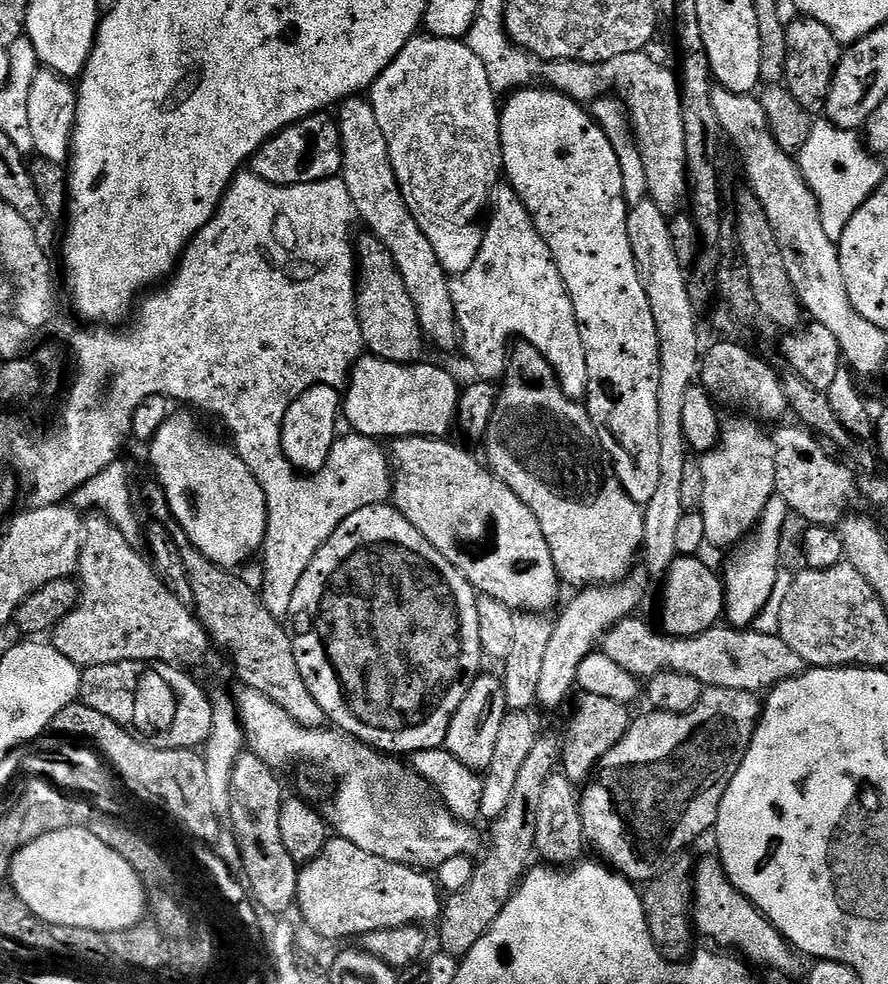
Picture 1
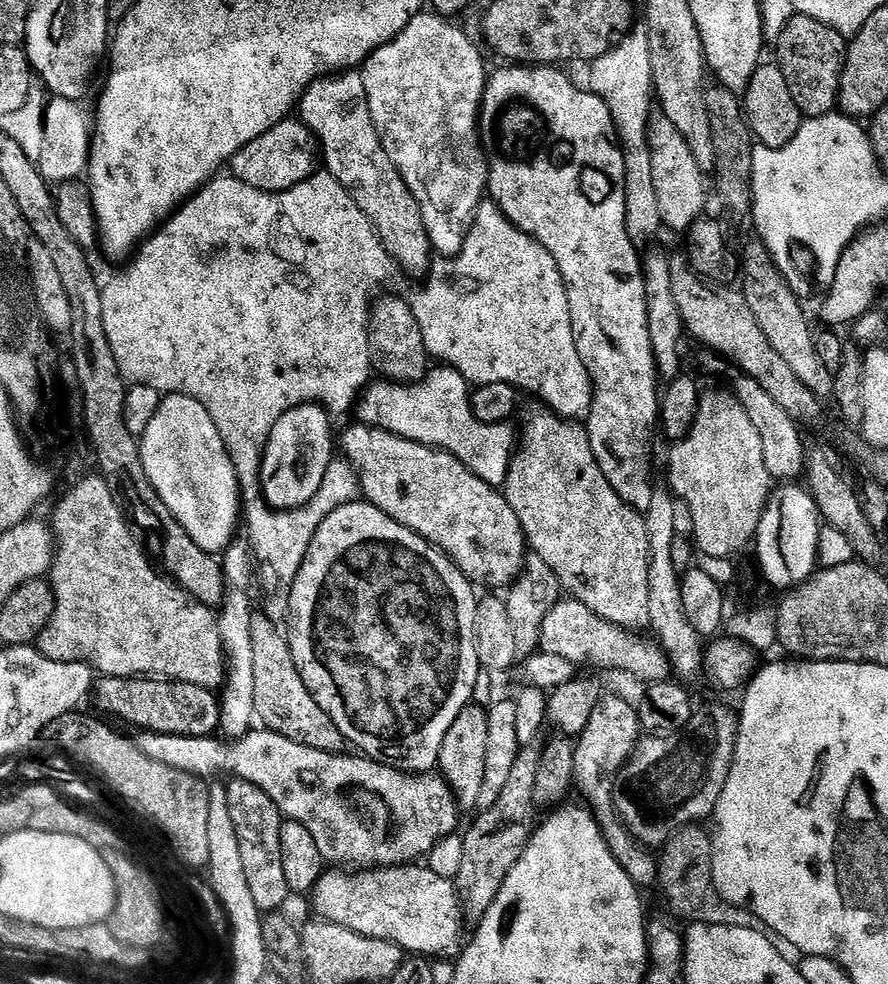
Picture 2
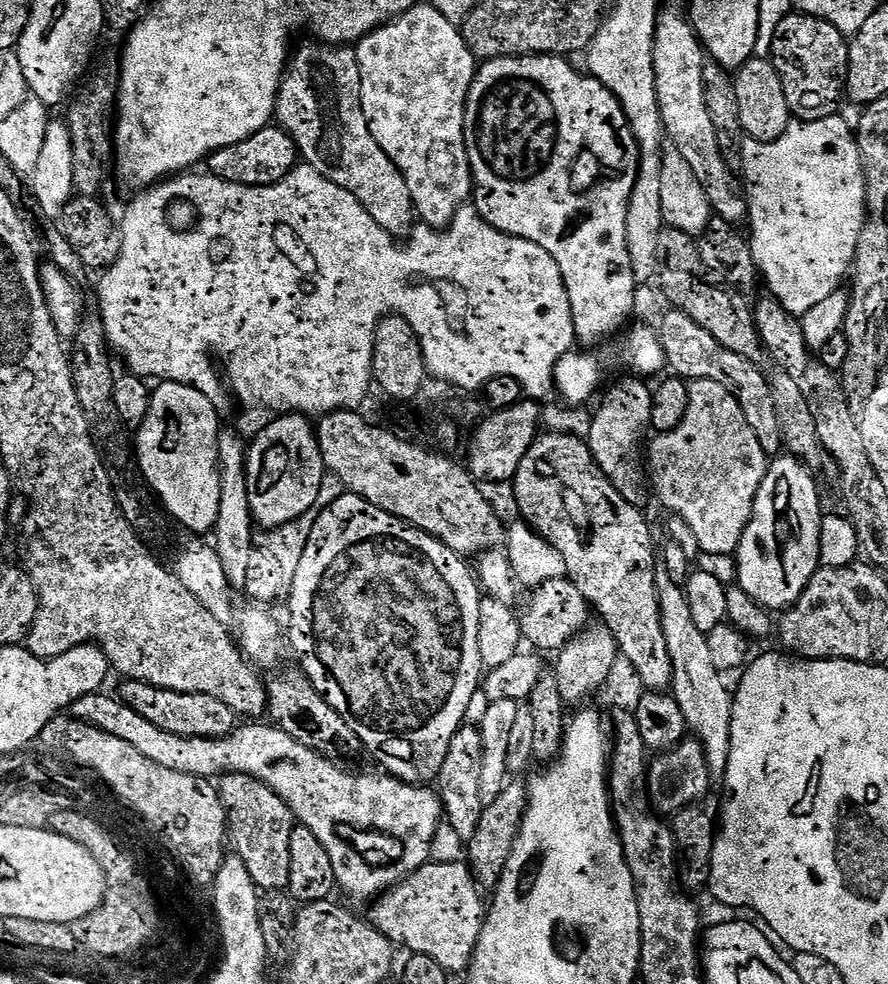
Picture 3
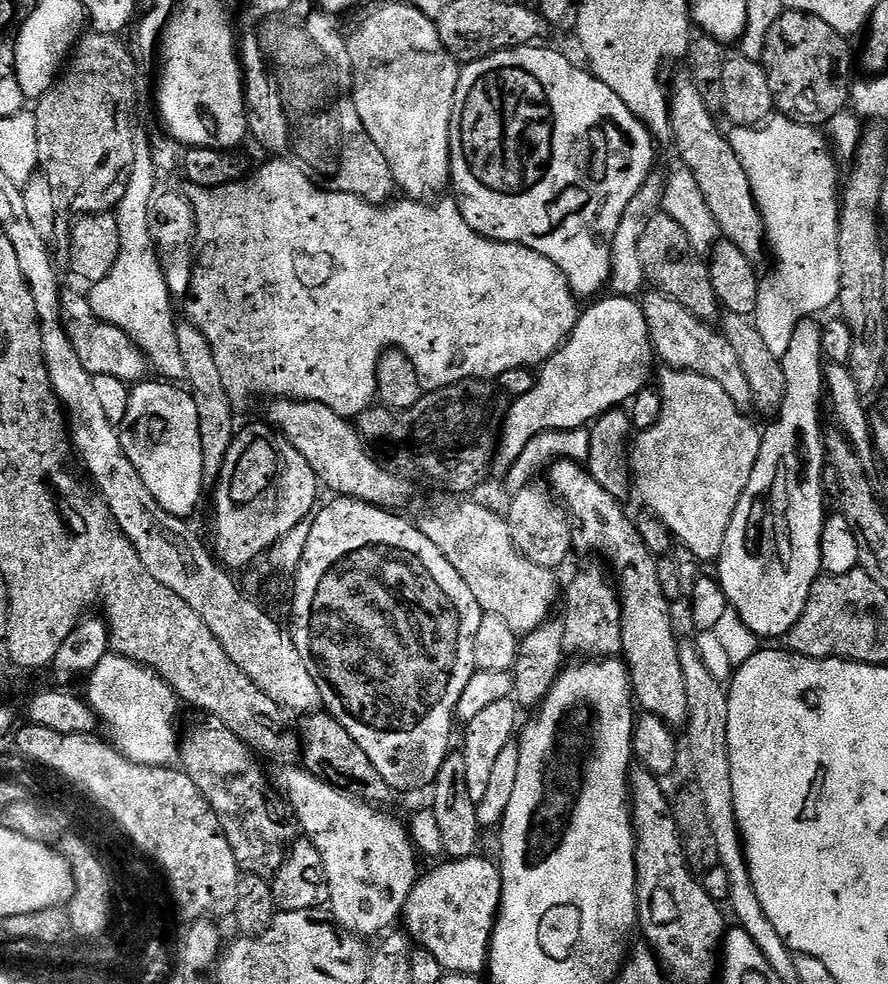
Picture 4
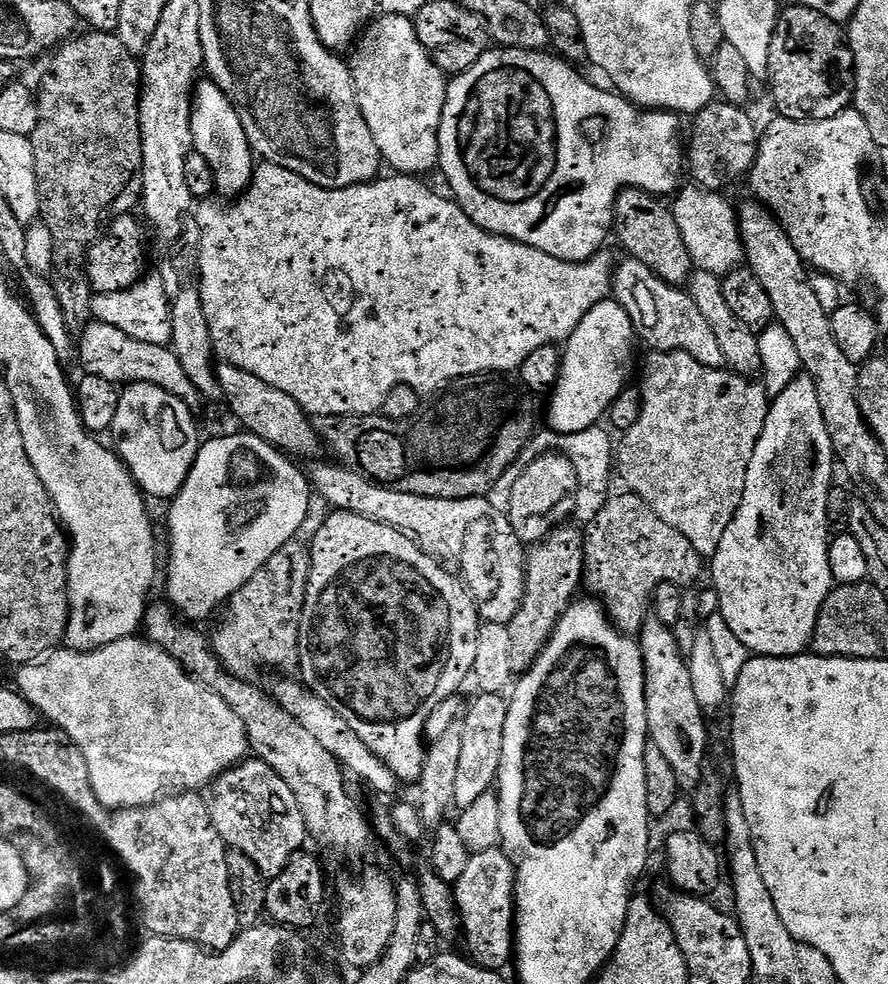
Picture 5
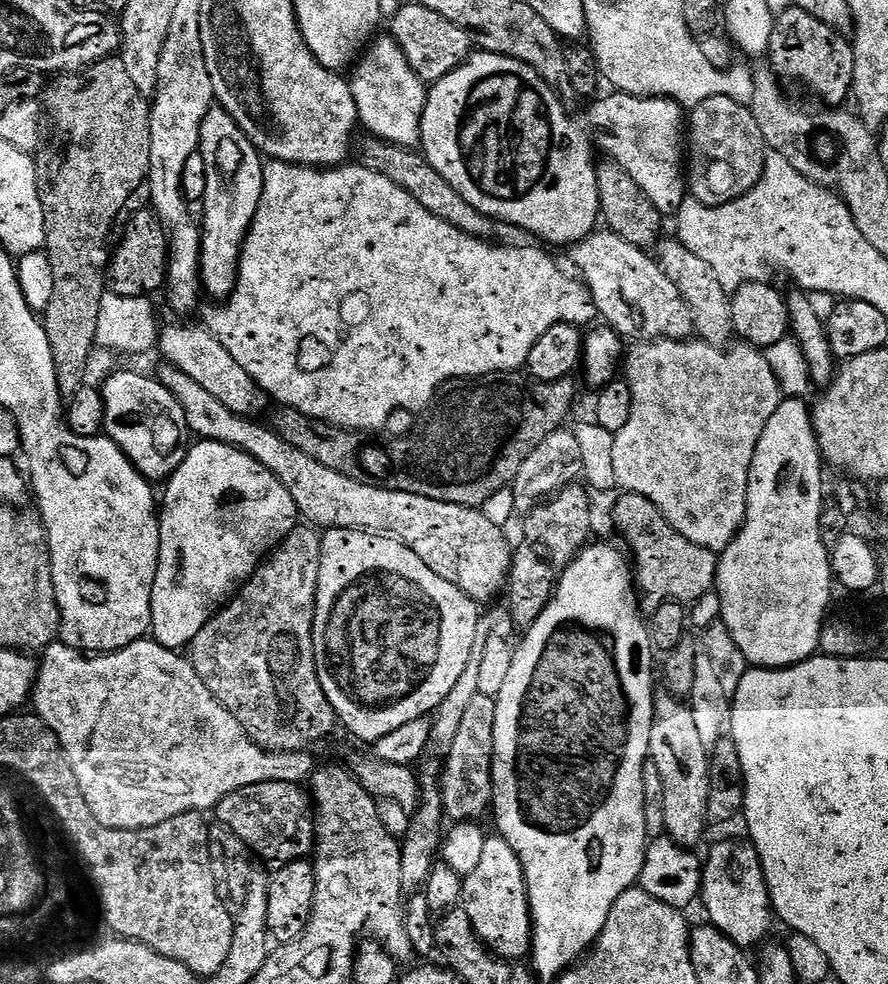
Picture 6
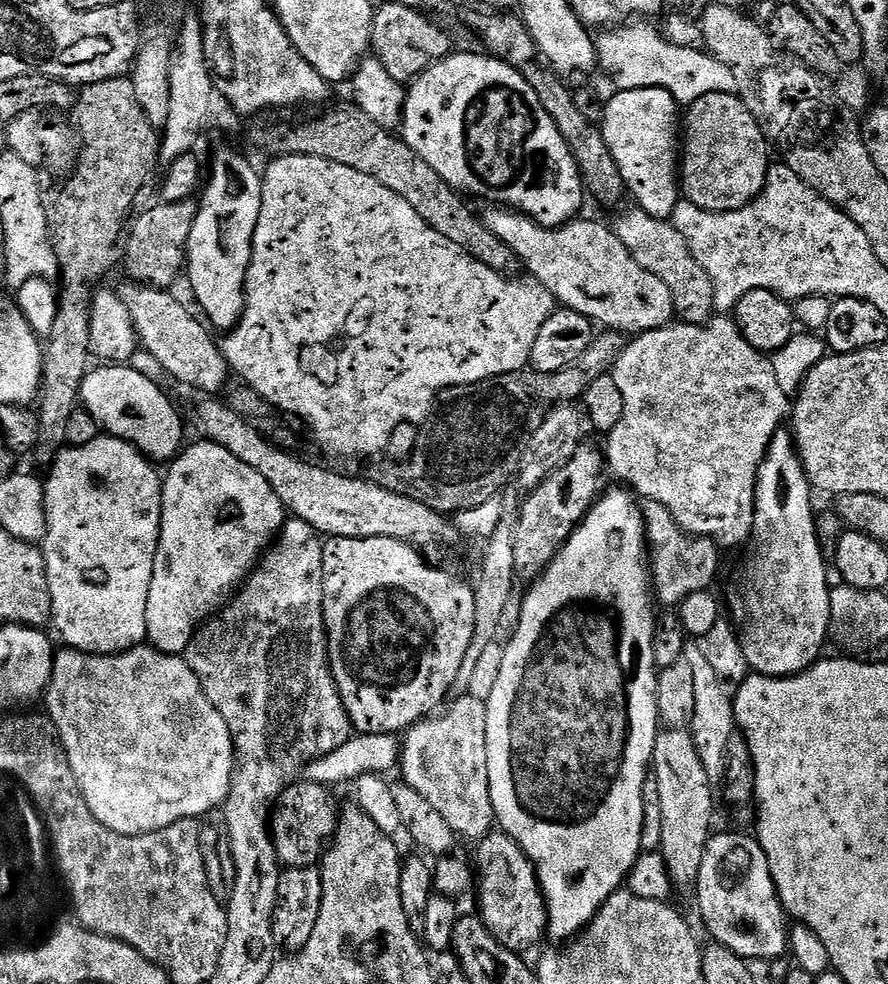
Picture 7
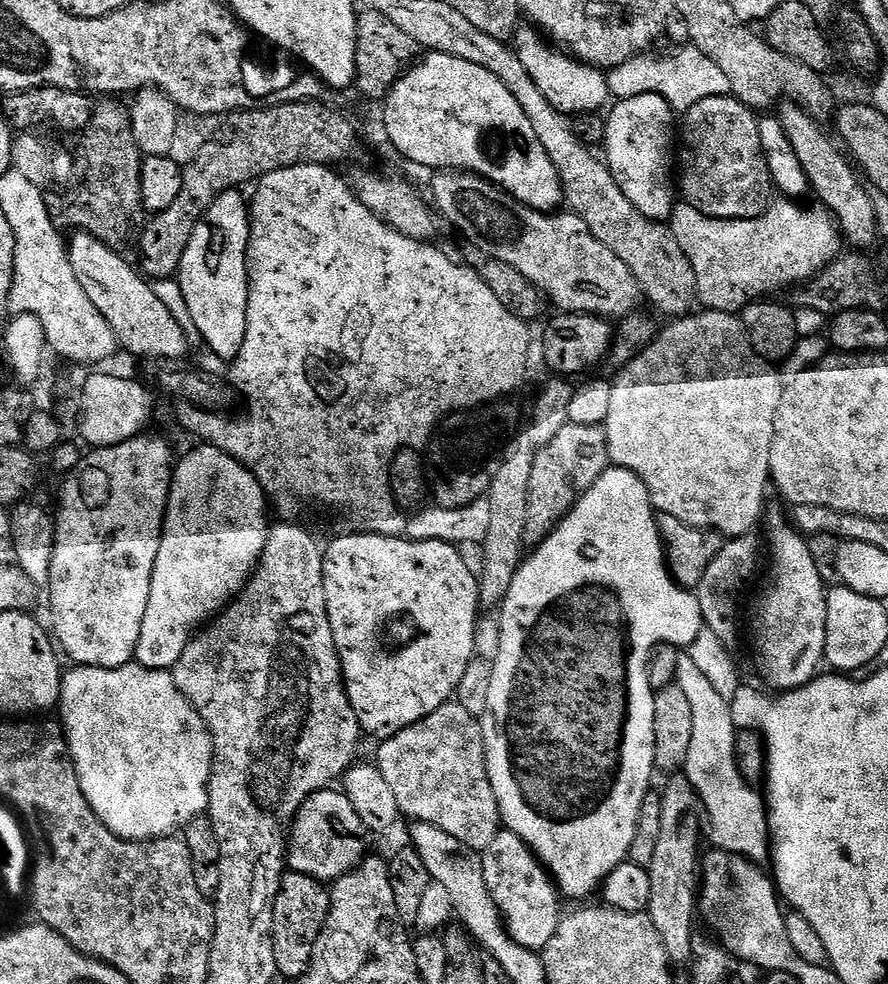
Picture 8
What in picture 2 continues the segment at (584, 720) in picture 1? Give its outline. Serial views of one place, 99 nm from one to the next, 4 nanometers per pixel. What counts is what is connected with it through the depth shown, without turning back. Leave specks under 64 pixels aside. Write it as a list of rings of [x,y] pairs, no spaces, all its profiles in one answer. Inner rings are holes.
[[[601,695],[598,706],[594,706],[594,714],[590,714],[590,722],[586,722],[586,730],[582,730],[575,741],[574,788],[577,793],[580,791],[584,795],[583,803],[590,809],[610,854],[614,854],[622,870],[626,870],[626,874],[637,886],[652,886],[656,884],[657,857],[636,843],[628,833],[628,827],[620,821],[612,801],[612,781],[623,764],[632,757],[632,752],[641,739],[642,729],[637,705],[620,696]]]

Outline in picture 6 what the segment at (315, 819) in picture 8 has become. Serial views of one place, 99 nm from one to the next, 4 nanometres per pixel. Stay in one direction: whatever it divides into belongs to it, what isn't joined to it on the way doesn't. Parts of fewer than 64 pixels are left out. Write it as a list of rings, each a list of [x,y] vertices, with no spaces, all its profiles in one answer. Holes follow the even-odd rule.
[[[271,780],[240,788],[220,800],[214,815],[244,844],[249,853],[257,852],[272,866],[305,859],[316,842],[314,804],[309,793],[299,784]]]

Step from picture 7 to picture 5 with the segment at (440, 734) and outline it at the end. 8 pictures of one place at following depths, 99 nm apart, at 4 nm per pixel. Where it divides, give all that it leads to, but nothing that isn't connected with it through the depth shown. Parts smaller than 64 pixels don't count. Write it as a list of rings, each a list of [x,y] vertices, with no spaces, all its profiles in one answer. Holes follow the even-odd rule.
[[[495,692],[477,695],[477,700],[468,708],[468,717],[462,720],[462,758],[458,762],[458,782],[456,783],[457,809],[470,806],[482,794],[493,791],[500,775],[502,758],[502,734],[506,734],[506,714],[508,700]]]

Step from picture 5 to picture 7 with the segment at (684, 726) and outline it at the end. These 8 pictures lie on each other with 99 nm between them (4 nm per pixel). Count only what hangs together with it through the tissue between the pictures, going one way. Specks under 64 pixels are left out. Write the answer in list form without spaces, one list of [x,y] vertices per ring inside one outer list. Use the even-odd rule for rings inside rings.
[[[660,730],[652,751],[651,771],[658,778],[662,798],[662,853],[673,885],[695,885],[702,866],[704,847],[714,832],[712,827],[712,788],[710,777],[696,743],[688,730]]]

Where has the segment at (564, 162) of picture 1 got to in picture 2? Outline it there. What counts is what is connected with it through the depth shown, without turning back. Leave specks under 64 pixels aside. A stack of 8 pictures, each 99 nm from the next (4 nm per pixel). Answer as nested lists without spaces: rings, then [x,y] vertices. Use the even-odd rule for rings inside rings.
[[[504,66],[501,72],[496,72],[487,77],[484,86],[484,102],[480,105],[480,114],[478,117],[478,131],[482,141],[482,147],[486,153],[486,159],[488,162],[488,187],[487,191],[490,193],[491,199],[496,201],[496,204],[500,208],[500,213],[506,217],[516,228],[520,228],[527,236],[536,237],[536,241],[547,250],[548,253],[554,258],[554,262],[558,266],[558,270],[562,274],[564,283],[568,286],[568,301],[570,302],[570,322],[572,323],[572,333],[574,334],[574,342],[578,346],[578,354],[582,358],[582,362],[586,366],[586,370],[590,374],[592,379],[592,409],[588,411],[586,417],[586,427],[588,430],[588,437],[590,438],[590,446],[594,450],[594,458],[598,458],[598,466],[602,466],[602,474],[606,474],[606,482],[610,482],[610,486],[614,486],[614,490],[618,494],[618,498],[622,498],[622,502],[626,502],[631,506],[635,512],[645,513],[650,510],[650,498],[654,491],[654,483],[652,484],[652,427],[657,427],[658,424],[658,413],[662,403],[661,397],[656,396],[656,380],[658,381],[658,373],[656,370],[656,359],[654,358],[654,350],[652,349],[652,343],[650,342],[650,326],[648,325],[648,307],[646,306],[646,290],[644,289],[644,270],[642,267],[642,256],[638,251],[636,253],[637,246],[634,243],[633,238],[629,236],[627,232],[626,224],[626,166],[624,165],[624,155],[620,153],[620,146],[616,138],[616,127],[612,121],[612,115],[610,114],[608,107],[602,98],[595,96],[591,90],[585,90],[583,87],[575,88],[566,77],[552,66]]]

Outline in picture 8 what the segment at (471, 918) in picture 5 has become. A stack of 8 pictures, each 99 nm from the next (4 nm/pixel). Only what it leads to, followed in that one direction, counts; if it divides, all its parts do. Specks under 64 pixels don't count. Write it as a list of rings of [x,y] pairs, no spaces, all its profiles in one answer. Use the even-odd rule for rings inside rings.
[[[501,830],[494,842],[482,849],[480,861],[490,898],[494,898],[512,941],[539,953],[550,938],[554,938],[554,930],[558,930],[562,919],[561,897],[548,869],[536,859],[532,849],[522,838],[518,838],[518,834],[507,830]]]

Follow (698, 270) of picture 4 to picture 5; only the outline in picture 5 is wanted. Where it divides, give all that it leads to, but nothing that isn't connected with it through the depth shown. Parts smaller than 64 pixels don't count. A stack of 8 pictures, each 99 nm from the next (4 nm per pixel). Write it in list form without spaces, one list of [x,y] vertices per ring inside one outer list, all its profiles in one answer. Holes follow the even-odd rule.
[[[625,188],[623,192],[621,192],[620,197],[616,200],[616,214],[614,217],[614,232],[616,235],[616,232],[618,235],[620,235],[620,244],[622,247],[625,248],[626,251],[628,251],[627,255],[631,257],[633,260],[637,260],[638,262],[642,262],[643,264],[648,267],[648,269],[653,272],[654,275],[657,276],[660,280],[665,280],[667,284],[671,284],[673,286],[680,286],[685,283],[691,277],[693,271],[694,271],[694,265],[692,262],[692,259],[690,258],[690,250],[686,250],[686,246],[682,242],[682,234],[678,230],[678,222],[676,221],[676,214],[675,211],[671,207],[668,208],[666,205],[663,204],[663,199],[657,198],[653,193],[651,192],[644,192],[641,190],[641,188]]]

